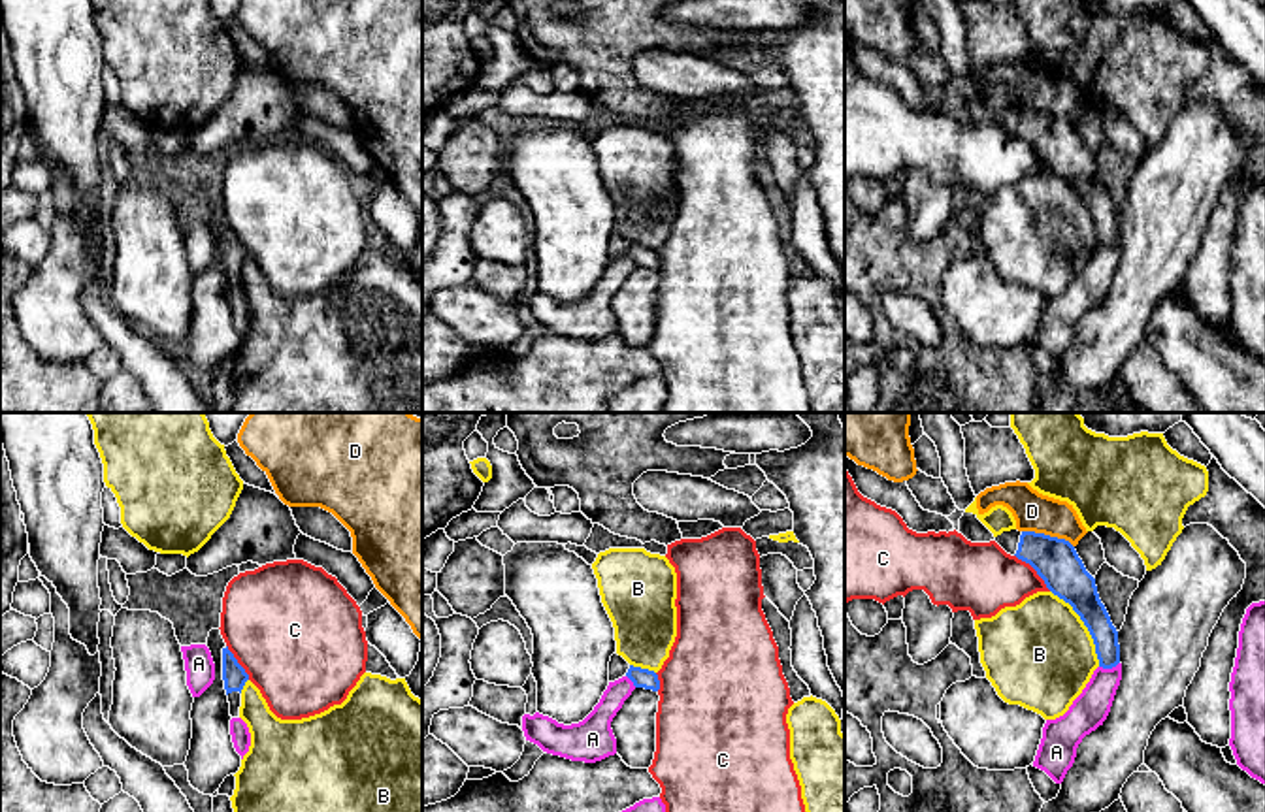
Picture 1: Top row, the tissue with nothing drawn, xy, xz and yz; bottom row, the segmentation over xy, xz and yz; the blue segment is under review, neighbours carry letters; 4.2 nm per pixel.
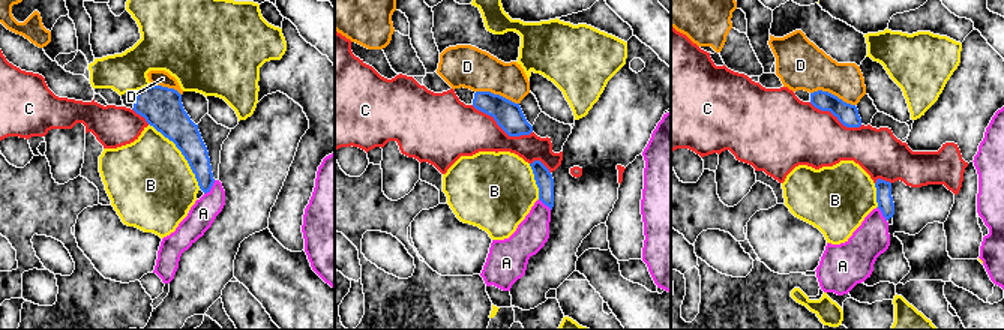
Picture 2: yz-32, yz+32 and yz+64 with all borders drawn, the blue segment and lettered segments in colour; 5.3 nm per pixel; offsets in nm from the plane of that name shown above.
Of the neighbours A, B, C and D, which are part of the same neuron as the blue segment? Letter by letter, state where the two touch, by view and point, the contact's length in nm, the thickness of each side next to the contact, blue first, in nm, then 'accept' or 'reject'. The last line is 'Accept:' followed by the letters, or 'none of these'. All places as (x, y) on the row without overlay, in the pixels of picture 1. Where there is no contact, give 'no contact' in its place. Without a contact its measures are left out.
A: yz (1109, 245) | 90 nm | 120/160 nm | reject
B: yz (1084, 202) | 380 nm | 190/460 nm | reject
C: yz (1035, 147) | 220 nm | 190/300 nm | reject
D: yz (1049, 113) | 240 nm | 190/160 nm | reject
Accept: none of these

